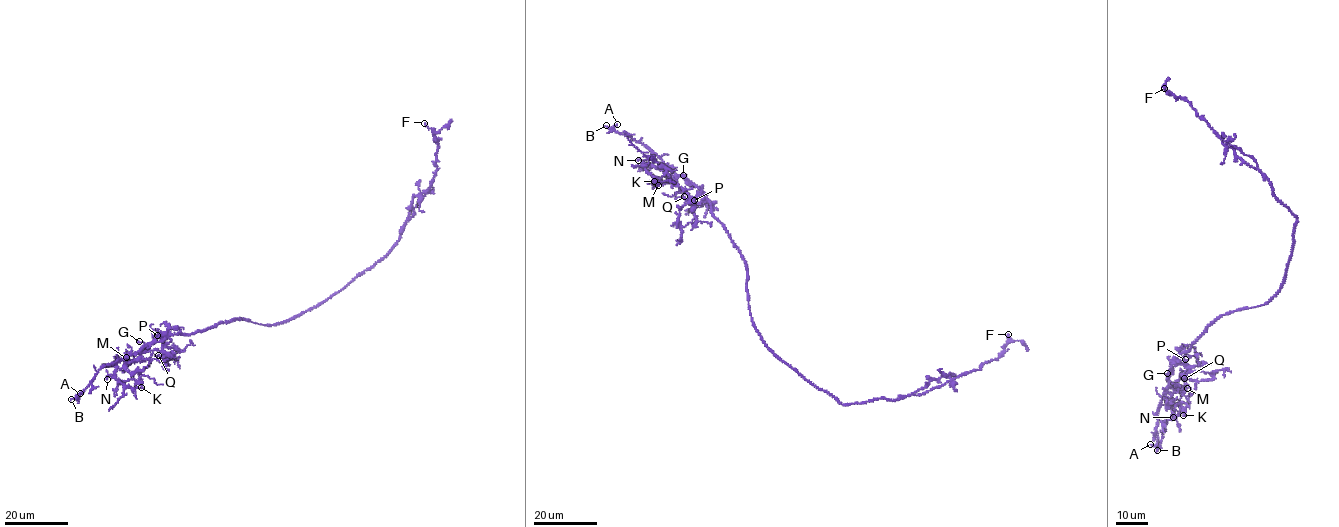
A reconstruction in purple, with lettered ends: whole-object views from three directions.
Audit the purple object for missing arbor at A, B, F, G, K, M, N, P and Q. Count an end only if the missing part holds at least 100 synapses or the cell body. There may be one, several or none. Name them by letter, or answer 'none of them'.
B

